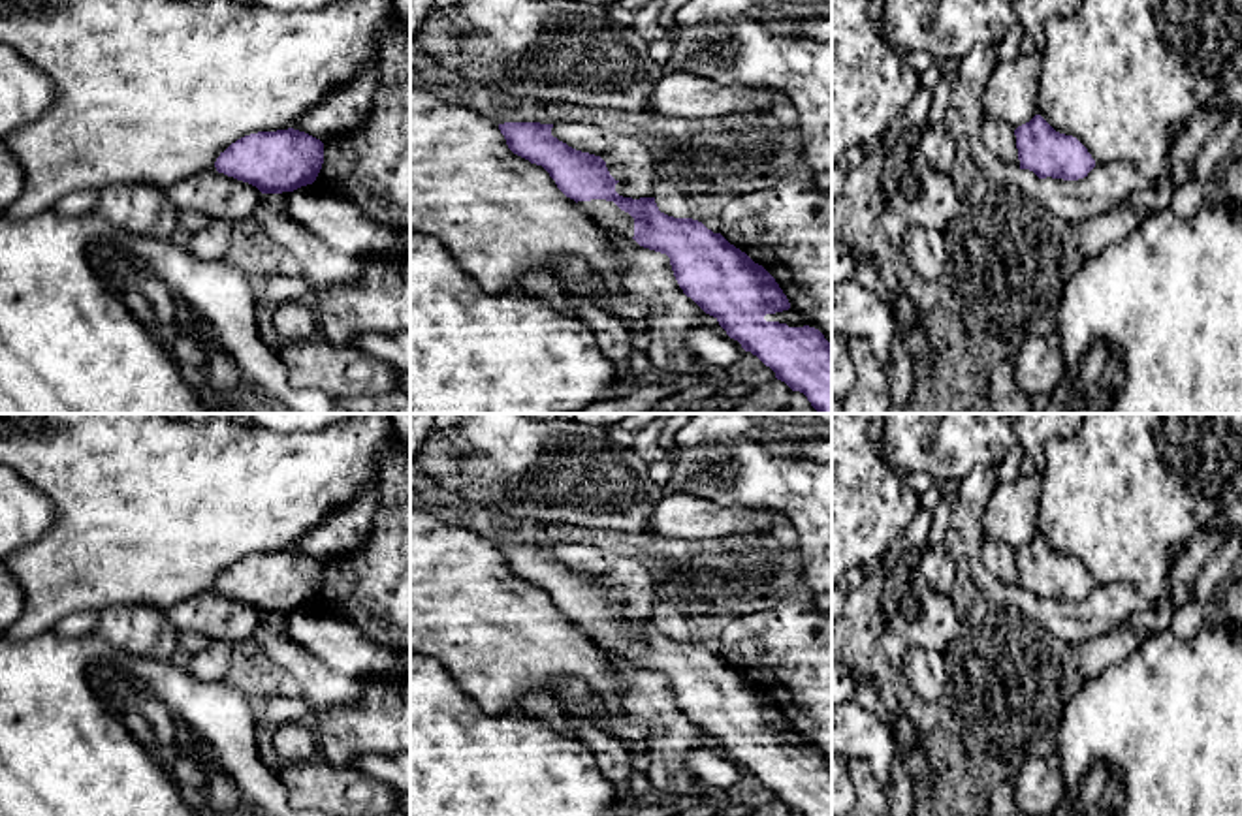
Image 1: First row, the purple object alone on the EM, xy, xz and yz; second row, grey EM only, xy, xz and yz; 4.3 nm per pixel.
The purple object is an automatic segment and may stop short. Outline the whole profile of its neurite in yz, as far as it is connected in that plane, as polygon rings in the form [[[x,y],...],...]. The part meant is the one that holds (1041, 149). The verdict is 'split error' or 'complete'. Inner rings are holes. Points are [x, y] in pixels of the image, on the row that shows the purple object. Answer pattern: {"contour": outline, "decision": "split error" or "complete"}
{"contour": [[[1041,115],[1014,130],[1020,169],[1039,179],[1078,180],[1088,177],[1095,160],[1073,135],[1056,132]]], "decision": "complete"}

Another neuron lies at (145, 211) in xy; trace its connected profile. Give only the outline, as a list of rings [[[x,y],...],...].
[[[119,184],[100,192],[92,212],[128,233],[169,241],[181,211],[160,186]]]

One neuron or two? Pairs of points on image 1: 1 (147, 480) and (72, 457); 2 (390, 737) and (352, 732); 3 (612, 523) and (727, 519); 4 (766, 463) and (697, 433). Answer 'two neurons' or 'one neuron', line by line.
1: one neuron
2: one neuron
3: two neurons
4: two neurons

